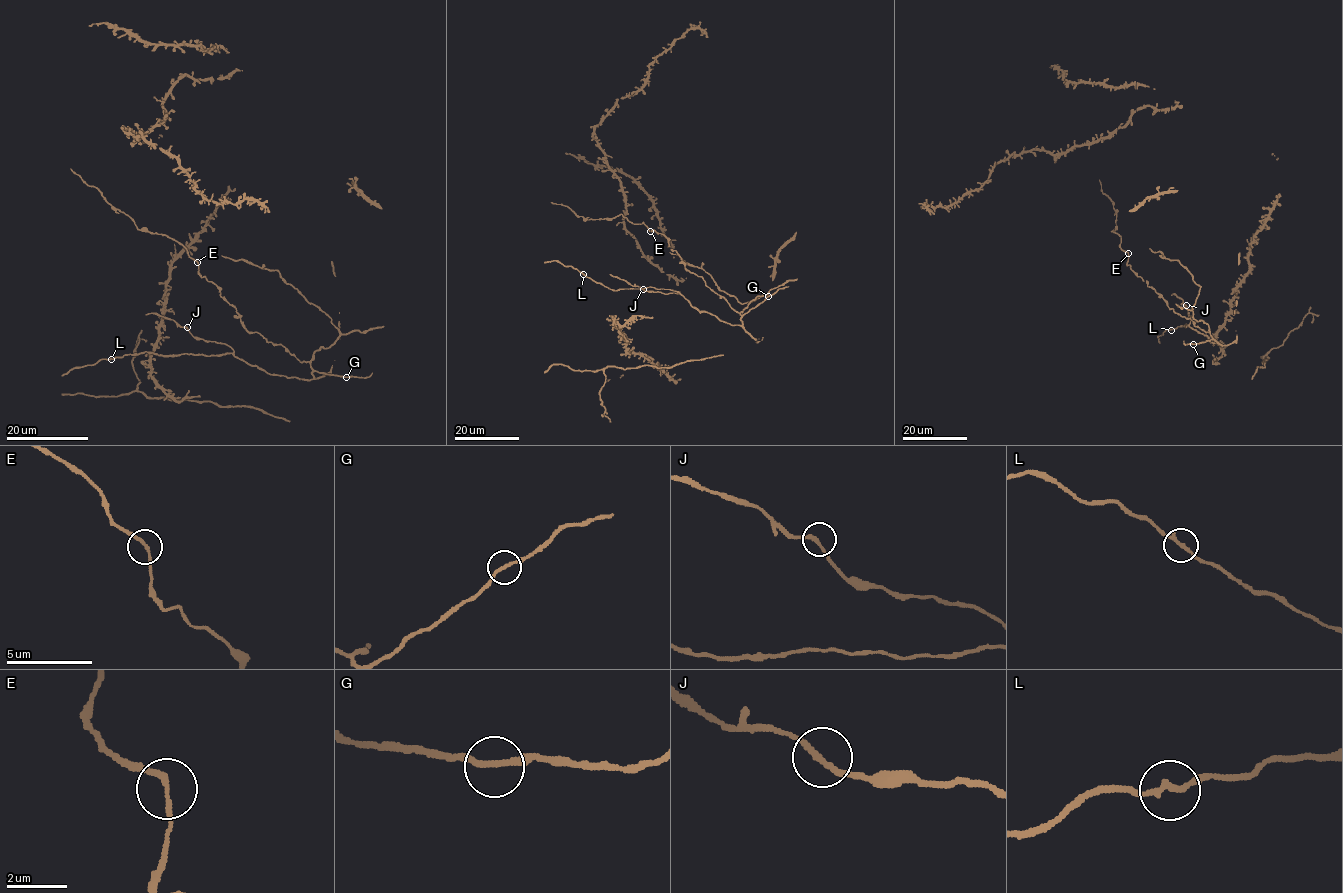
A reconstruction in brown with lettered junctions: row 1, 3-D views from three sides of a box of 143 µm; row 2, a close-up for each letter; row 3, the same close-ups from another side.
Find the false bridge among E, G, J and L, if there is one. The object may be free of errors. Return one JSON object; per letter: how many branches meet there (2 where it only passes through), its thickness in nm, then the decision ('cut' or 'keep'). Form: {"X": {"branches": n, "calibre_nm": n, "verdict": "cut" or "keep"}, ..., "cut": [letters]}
{"E": {"branches": 2, "calibre_nm": 170, "verdict": "keep"}, "G": {"branches": 2, "calibre_nm": 170, "verdict": "keep"}, "J": {"branches": 2, "calibre_nm": 170, "verdict": "keep"}, "L": {"branches": 2, "calibre_nm": 180, "verdict": "keep"}, "cut": []}

